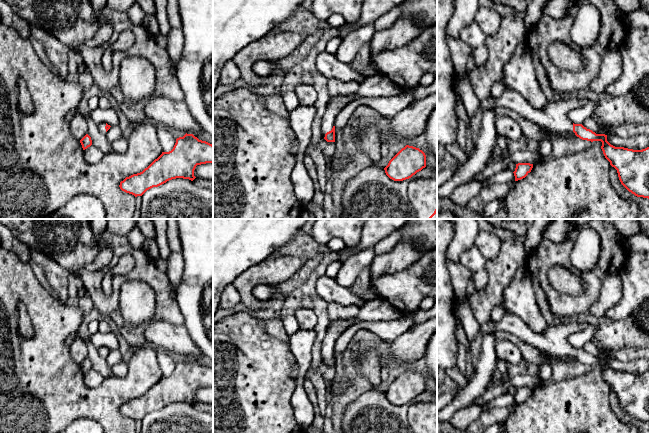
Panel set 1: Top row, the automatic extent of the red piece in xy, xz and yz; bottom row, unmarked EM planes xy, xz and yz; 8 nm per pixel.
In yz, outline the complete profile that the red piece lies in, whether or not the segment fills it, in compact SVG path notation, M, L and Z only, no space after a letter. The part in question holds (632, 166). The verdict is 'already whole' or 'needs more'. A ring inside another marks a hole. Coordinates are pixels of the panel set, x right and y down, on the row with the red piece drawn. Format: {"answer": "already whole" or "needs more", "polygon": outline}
{"answer": "needs more", "polygon": "M506 88L499 98L489 96L480 101L480 108L488 110L501 106L515 111L550 132L574 132L582 140L601 141L603 154L617 170L621 184L635 196L649 199L649 147L642 150L615 147L607 141L607 135L596 134L569 119L571 111L585 106L590 101L586 95L576 94L569 99L548 103L543 109L535 109L520 93Z"}

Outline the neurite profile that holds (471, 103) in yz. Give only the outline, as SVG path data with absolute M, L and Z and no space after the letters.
M469 73L462 75L456 74L454 83L455 90L457 90L461 96L467 115L472 119L480 109L480 100L473 91L469 80Z

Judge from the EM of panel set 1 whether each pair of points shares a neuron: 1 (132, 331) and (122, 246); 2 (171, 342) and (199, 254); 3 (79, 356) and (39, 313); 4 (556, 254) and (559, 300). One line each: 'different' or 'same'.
1: same
2: different
3: different
4: same

